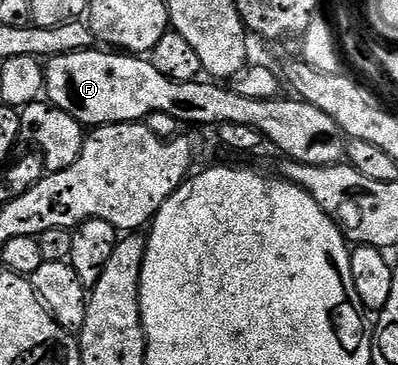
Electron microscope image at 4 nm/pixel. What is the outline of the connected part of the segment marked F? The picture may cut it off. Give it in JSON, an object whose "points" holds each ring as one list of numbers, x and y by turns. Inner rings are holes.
{"points":[[100,50,96,52,68,52,66,55,53,56,47,61,44,70,44,91,48,103,66,110,70,118,74,118,85,126,99,126,102,124,119,124,132,126,137,122,144,122,152,114,168,114,171,118,186,124,234,124,236,126,250,126,250,130,258,130,265,141,268,140,287,159,297,160,310,166,330,166,339,164,346,156,346,137,344,131,329,118,318,106,310,106,310,102,299,98,284,100,263,100,262,98,242,98,231,87,220,82,204,84,200,80,190,82,174,82,166,78,151,62,140,54,125,54,119,50]]}

